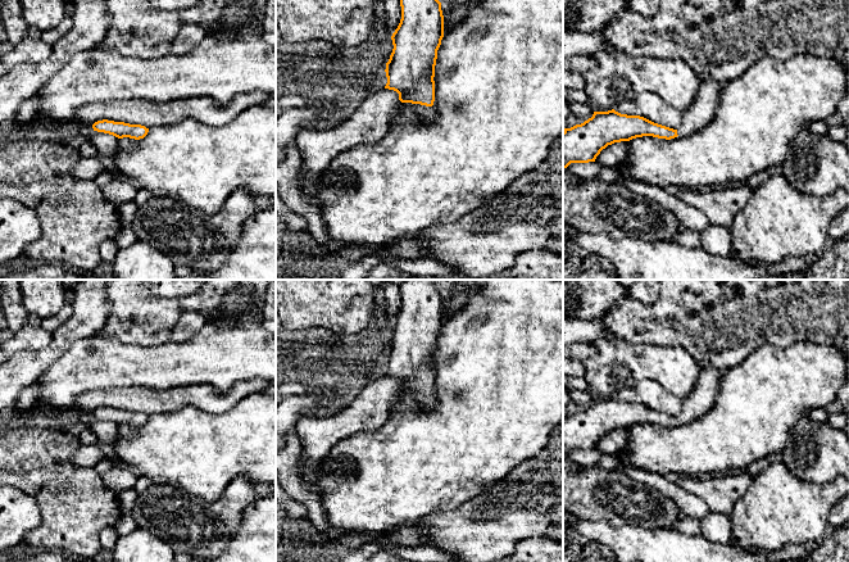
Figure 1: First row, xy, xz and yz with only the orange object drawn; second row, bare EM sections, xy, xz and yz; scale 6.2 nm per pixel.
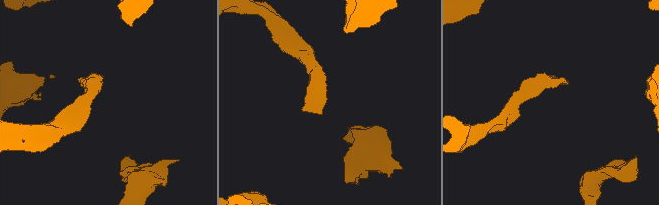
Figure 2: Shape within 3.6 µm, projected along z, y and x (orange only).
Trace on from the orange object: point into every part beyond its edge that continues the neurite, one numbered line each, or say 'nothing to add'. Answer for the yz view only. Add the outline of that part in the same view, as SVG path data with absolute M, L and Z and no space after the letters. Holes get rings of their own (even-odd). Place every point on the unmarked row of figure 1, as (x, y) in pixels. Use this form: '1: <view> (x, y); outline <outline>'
1: yz (700, 400); outline M705 367L690 395L684 398L684 405L677 416L678 423L689 423L705 414L714 404L723 372Z

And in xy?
nothing to add

